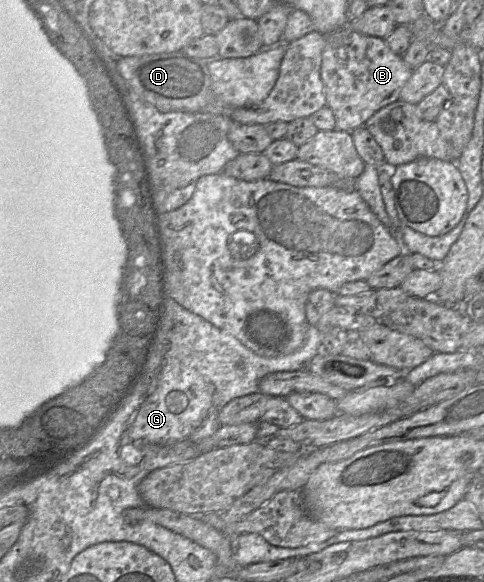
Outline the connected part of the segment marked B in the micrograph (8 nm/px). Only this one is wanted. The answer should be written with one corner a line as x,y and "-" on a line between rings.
349,25
327,34
326,45
322,52
320,75
324,85
326,105
335,116
335,130
351,132
362,127
381,108
399,100
400,93
413,70
400,55
389,48
383,38
358,33
349,28

